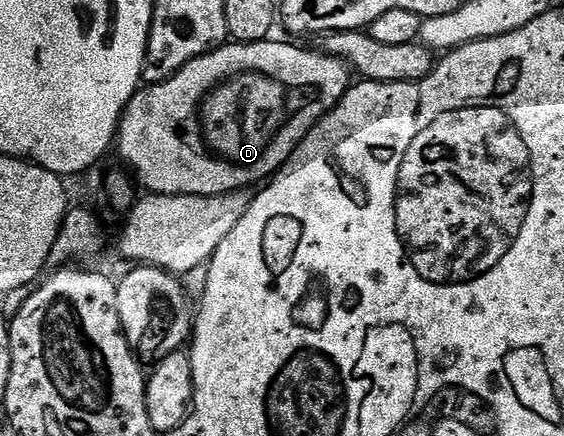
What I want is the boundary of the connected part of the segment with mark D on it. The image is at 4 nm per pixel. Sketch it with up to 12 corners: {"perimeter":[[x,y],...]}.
{"perimeter":[[226,43],[138,88],[140,188],[272,178],[351,88],[324,51]]}

